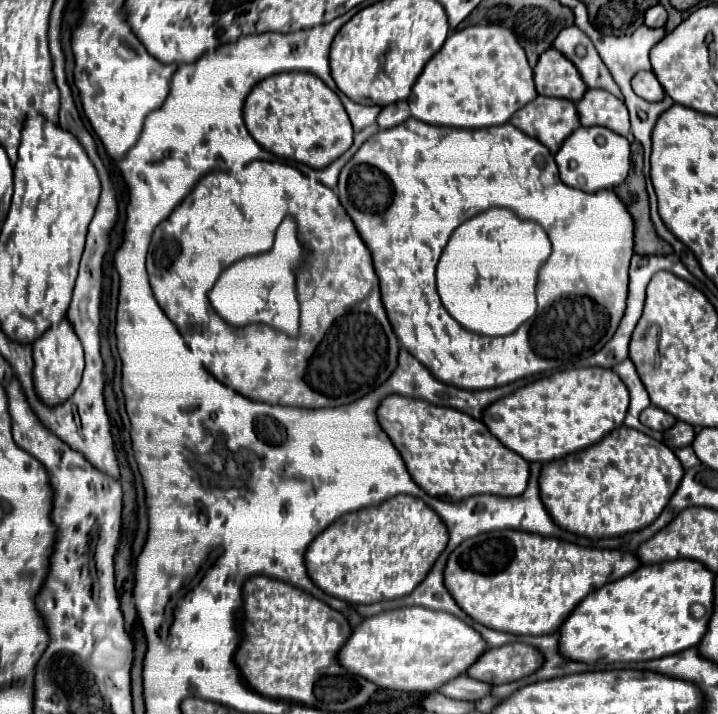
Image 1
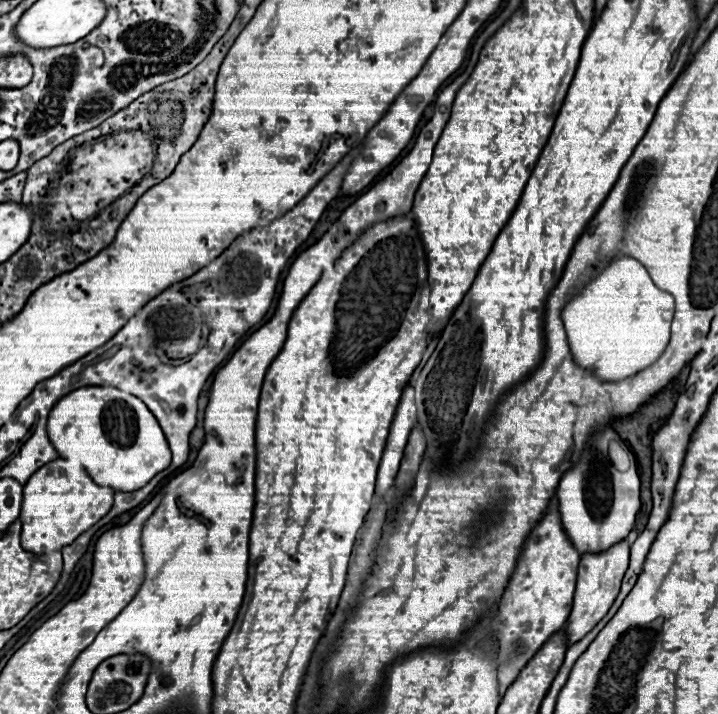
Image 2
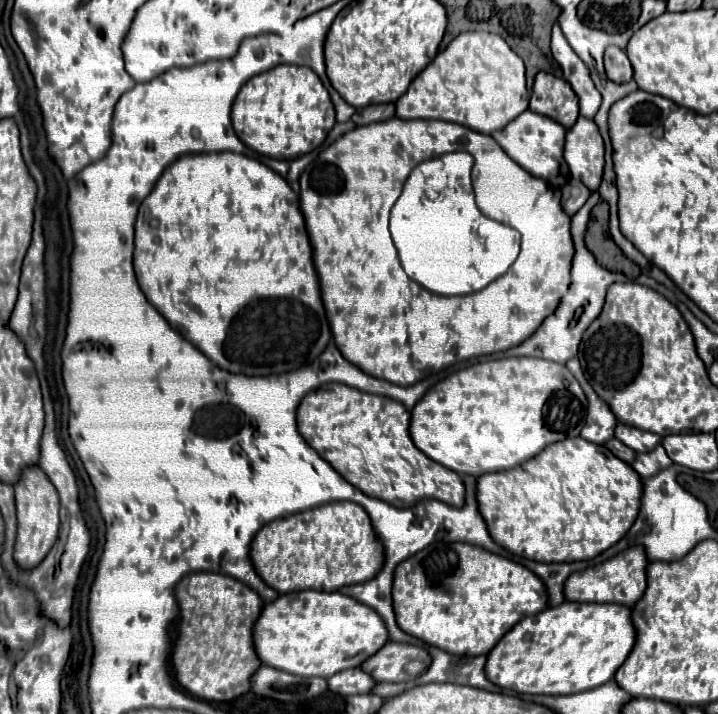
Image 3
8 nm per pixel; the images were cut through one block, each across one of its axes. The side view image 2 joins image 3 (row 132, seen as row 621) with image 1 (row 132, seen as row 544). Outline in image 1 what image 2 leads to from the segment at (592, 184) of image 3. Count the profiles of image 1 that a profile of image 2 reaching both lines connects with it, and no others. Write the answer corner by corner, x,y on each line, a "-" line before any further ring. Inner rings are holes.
586,90
578,102
578,116
582,126
604,126
620,136
630,132
628,110
622,100
604,90

